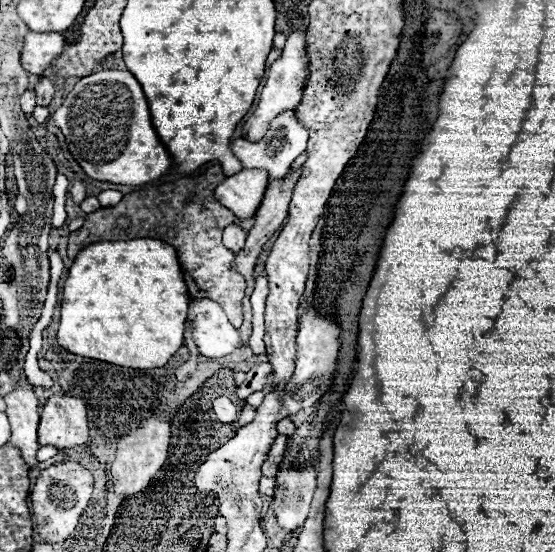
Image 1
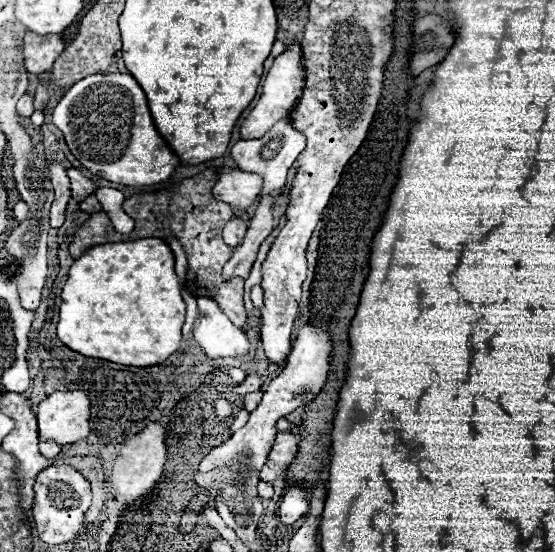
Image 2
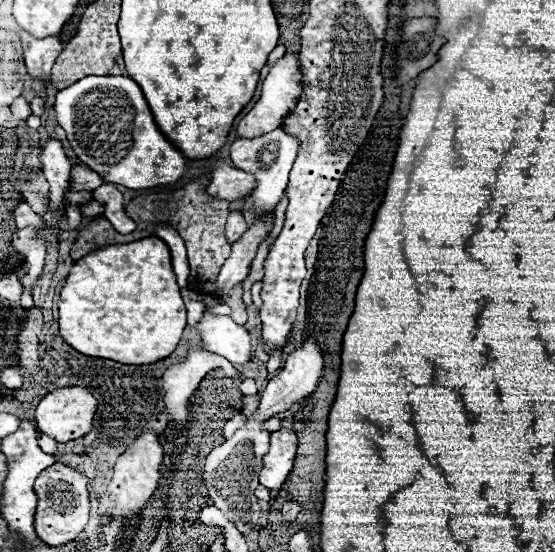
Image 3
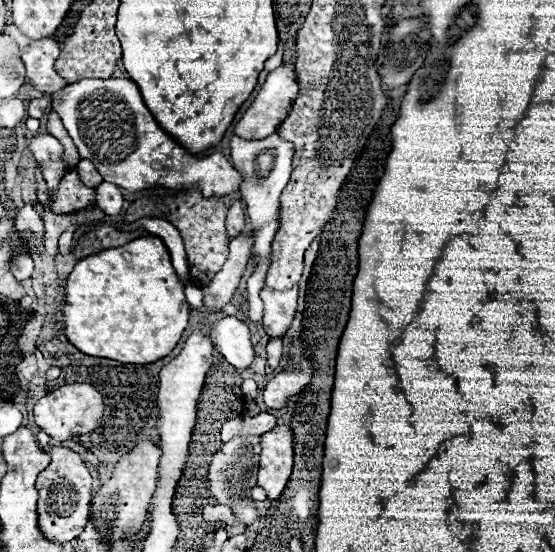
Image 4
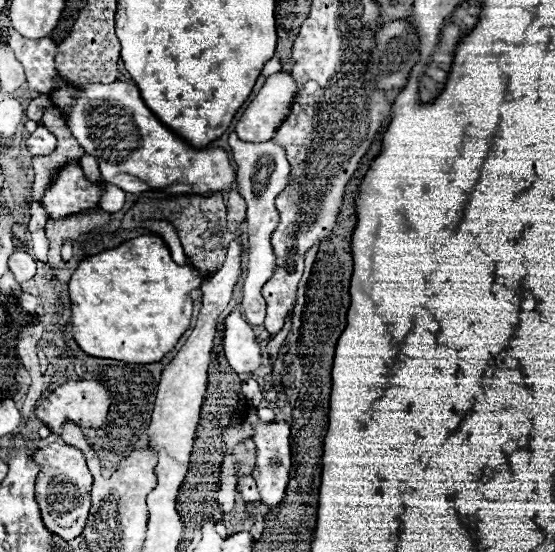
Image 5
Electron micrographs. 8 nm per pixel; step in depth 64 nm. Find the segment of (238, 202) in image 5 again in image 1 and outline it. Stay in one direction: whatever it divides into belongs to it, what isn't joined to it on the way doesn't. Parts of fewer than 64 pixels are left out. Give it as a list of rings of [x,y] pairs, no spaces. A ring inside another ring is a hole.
[[[230,224],[224,228],[224,246],[228,246],[232,252],[238,252],[244,248],[246,232],[238,224]]]

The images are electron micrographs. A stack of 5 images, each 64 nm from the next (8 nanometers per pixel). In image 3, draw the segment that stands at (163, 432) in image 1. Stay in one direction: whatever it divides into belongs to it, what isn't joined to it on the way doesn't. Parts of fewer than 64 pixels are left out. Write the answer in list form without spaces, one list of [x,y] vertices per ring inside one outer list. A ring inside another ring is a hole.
[[[144,432],[136,438],[134,444],[128,446],[128,450],[118,458],[118,462],[114,466],[112,480],[110,480],[104,496],[100,498],[98,510],[102,512],[102,516],[100,516],[102,524],[106,524],[108,520],[116,520],[116,518],[130,520],[144,508],[144,504],[152,498],[154,490],[158,488],[162,460],[164,460],[164,450],[158,442],[156,432]],[[106,514],[110,514],[110,516],[106,518]]]

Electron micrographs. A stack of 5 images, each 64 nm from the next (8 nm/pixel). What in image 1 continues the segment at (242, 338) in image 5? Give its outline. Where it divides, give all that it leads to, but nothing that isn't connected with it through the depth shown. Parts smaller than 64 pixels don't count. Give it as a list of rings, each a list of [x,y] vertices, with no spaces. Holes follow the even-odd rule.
[[[208,298],[196,300],[190,308],[190,318],[192,338],[202,356],[218,360],[244,348],[238,330],[228,322],[224,310],[216,302]]]

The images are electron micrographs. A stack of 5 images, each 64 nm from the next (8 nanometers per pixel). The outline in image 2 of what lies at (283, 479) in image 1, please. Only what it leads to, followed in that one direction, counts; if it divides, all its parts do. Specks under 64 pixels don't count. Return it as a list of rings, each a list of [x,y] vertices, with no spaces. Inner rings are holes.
[[[288,488],[282,502],[280,502],[280,508],[278,508],[278,514],[282,518],[284,524],[294,524],[300,516],[304,516],[308,512],[308,500],[304,496],[304,490],[300,488]]]

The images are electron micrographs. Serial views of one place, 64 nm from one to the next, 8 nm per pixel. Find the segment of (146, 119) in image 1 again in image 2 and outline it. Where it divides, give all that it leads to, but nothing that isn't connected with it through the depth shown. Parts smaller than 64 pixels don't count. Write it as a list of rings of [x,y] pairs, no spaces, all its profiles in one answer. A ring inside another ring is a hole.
[[[90,74],[76,82],[54,108],[54,124],[64,132],[70,152],[94,176],[140,188],[166,182],[180,158],[158,134],[146,94],[130,74]]]

